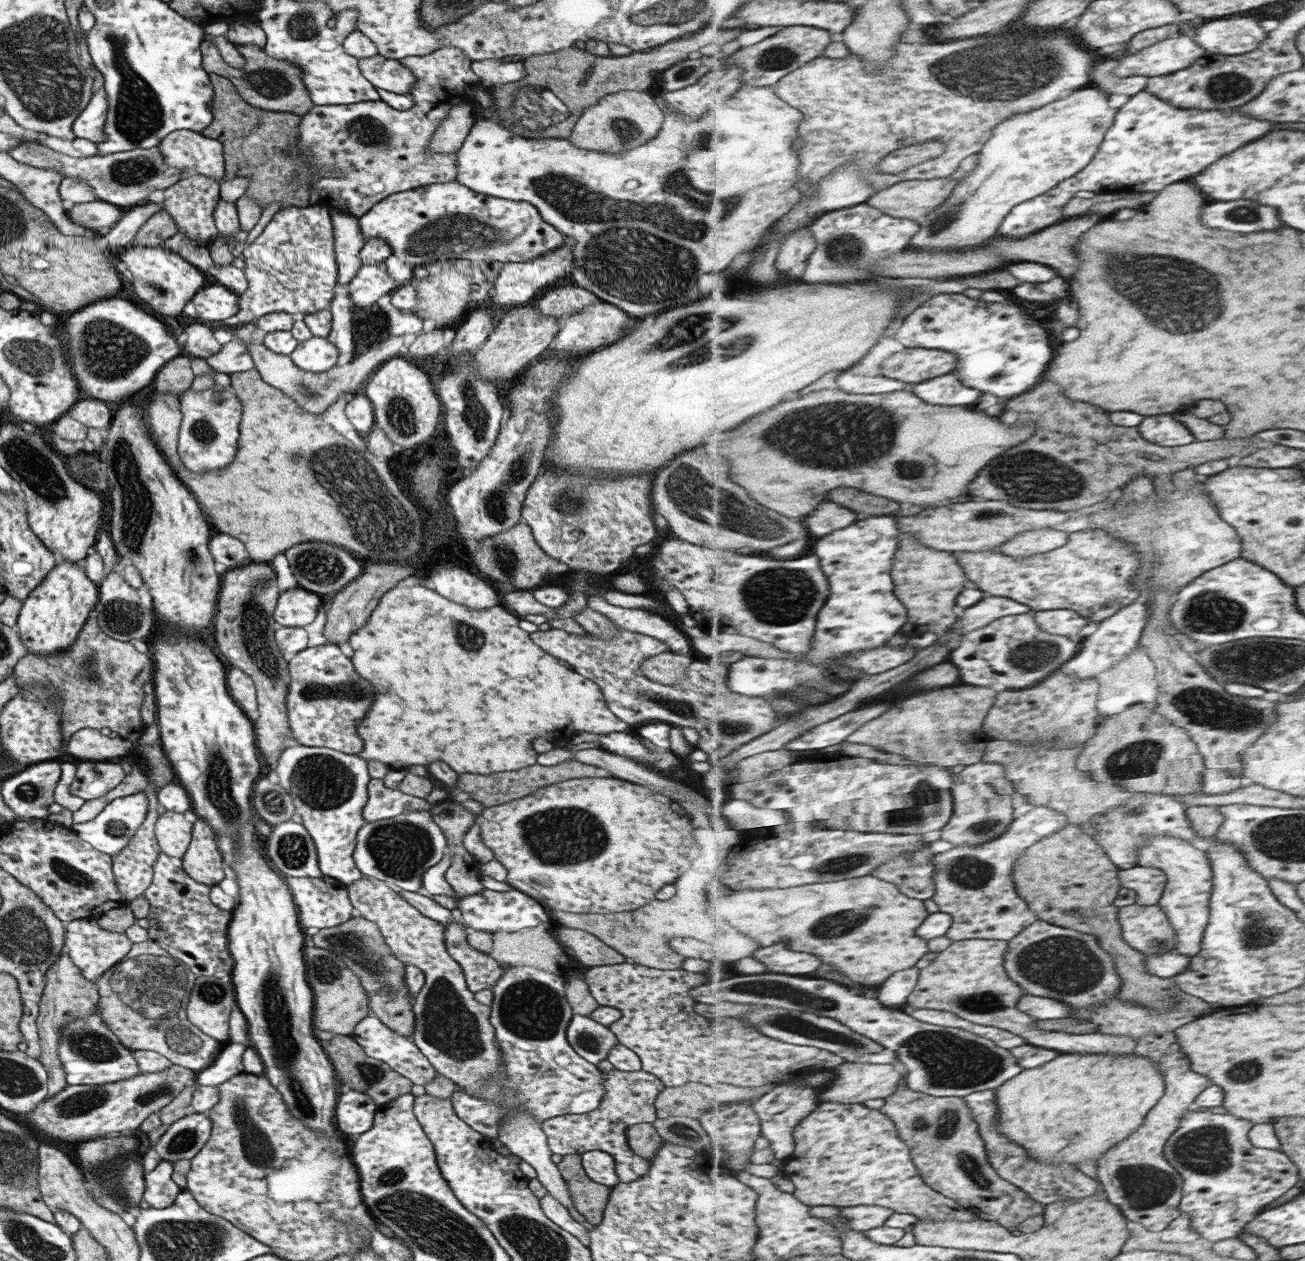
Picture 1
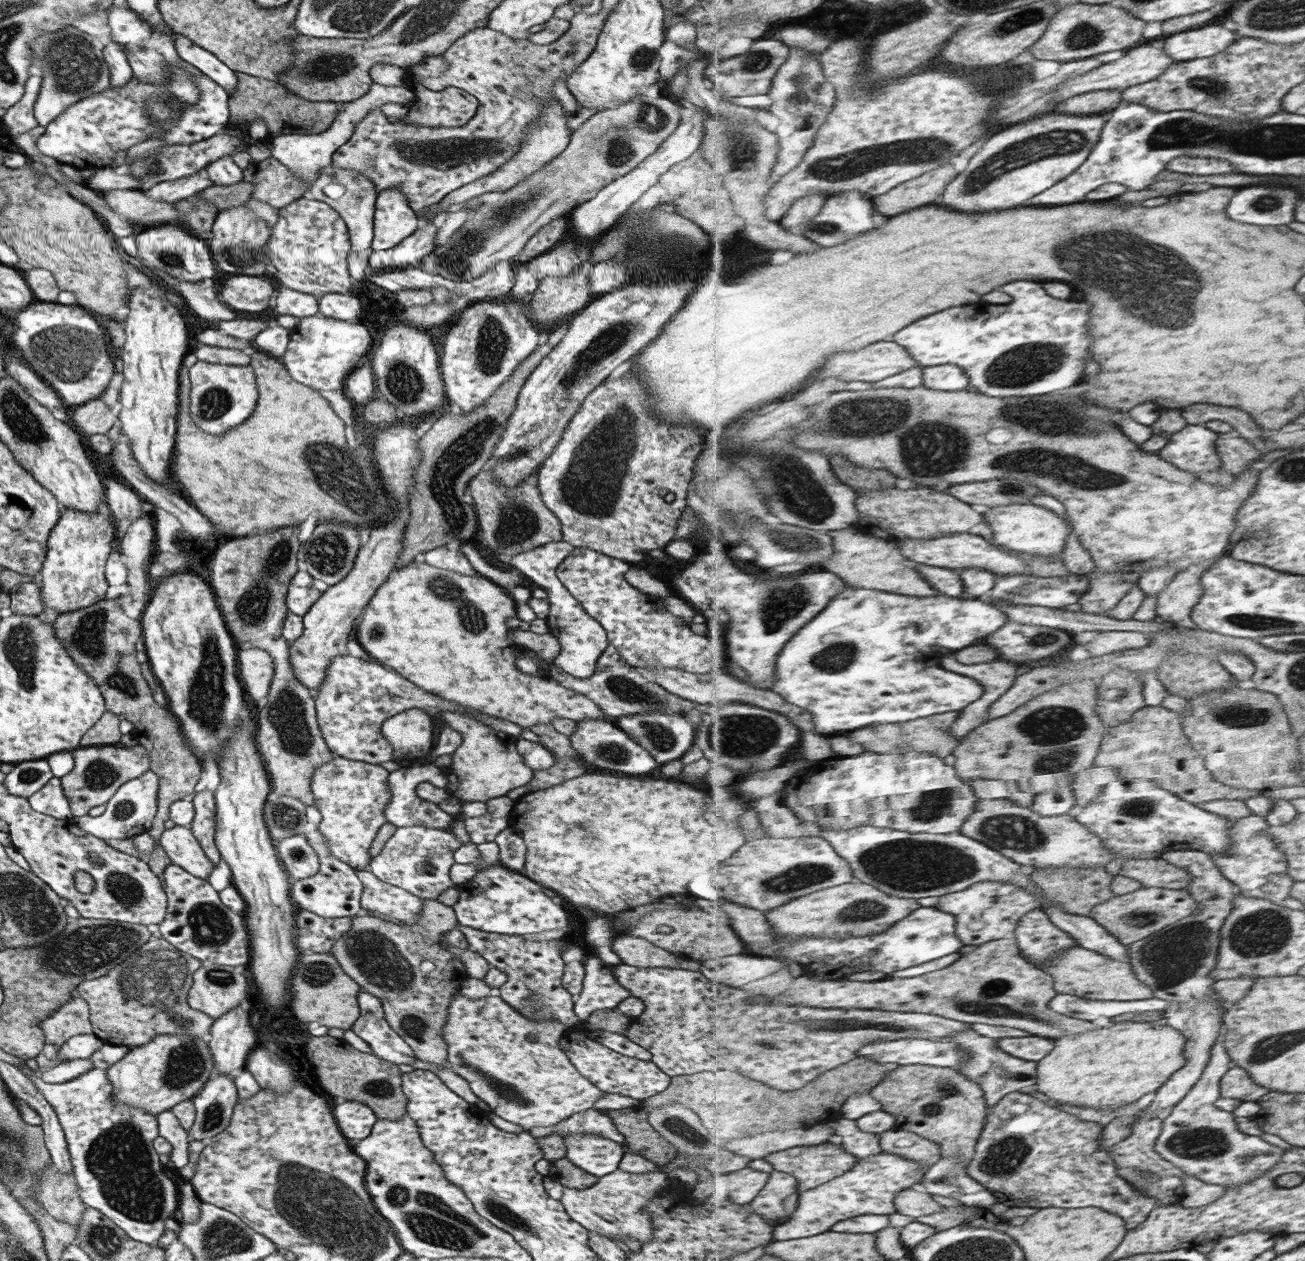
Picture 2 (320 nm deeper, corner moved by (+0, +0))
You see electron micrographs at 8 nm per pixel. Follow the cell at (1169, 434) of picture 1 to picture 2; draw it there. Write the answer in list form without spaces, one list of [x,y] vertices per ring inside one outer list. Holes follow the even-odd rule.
[[[1188,424],[1171,436],[1170,444],[1162,448],[1160,455],[1171,460],[1171,464],[1178,464],[1179,468],[1198,476],[1201,472],[1213,472],[1223,464],[1215,446],[1217,438],[1219,434],[1205,424]]]

